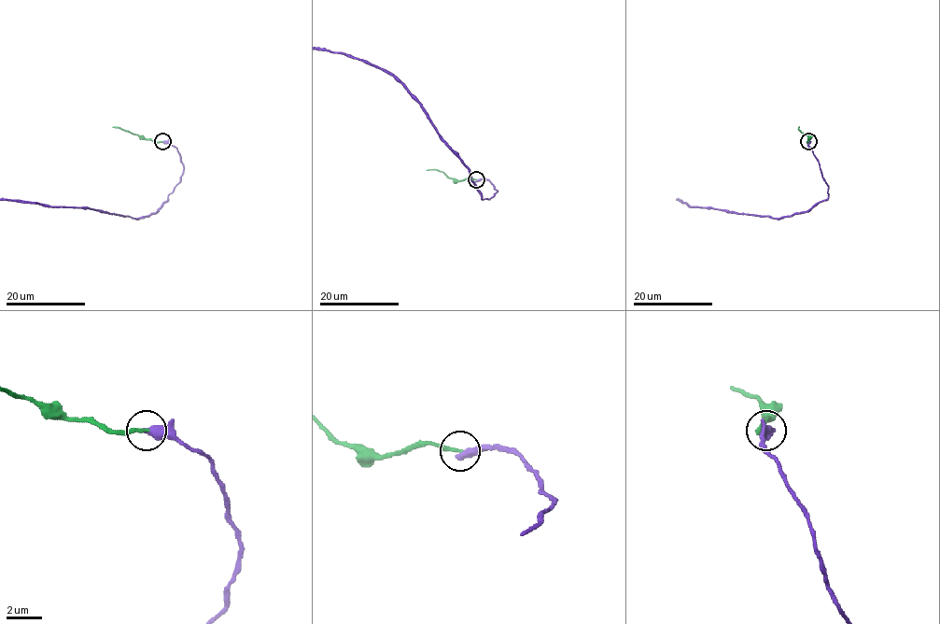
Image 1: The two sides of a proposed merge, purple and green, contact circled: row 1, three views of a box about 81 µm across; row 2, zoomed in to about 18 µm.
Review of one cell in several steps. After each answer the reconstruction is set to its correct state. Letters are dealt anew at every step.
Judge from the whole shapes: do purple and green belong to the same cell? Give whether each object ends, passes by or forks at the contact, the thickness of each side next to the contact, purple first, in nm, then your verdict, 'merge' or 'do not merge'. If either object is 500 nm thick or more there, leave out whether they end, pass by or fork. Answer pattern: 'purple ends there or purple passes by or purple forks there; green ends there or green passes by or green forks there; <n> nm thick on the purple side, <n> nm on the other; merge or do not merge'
550 nm thick on the purple side, 200 nm on the other; merge

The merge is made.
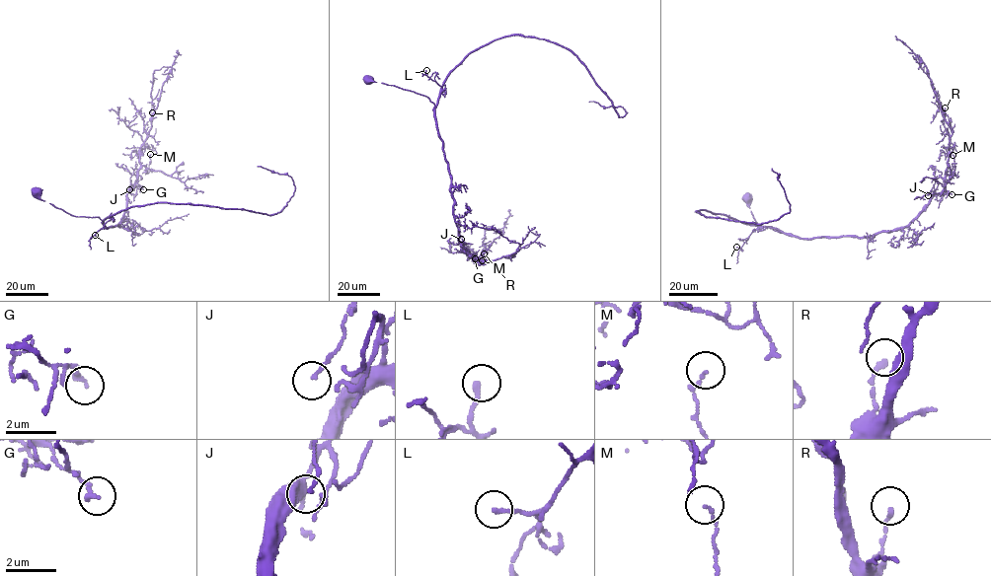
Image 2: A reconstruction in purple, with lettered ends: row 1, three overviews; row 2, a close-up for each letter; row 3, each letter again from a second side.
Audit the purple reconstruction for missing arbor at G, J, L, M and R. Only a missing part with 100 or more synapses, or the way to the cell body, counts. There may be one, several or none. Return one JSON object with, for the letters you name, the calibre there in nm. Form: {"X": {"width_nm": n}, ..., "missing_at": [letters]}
{"missing_at": []}

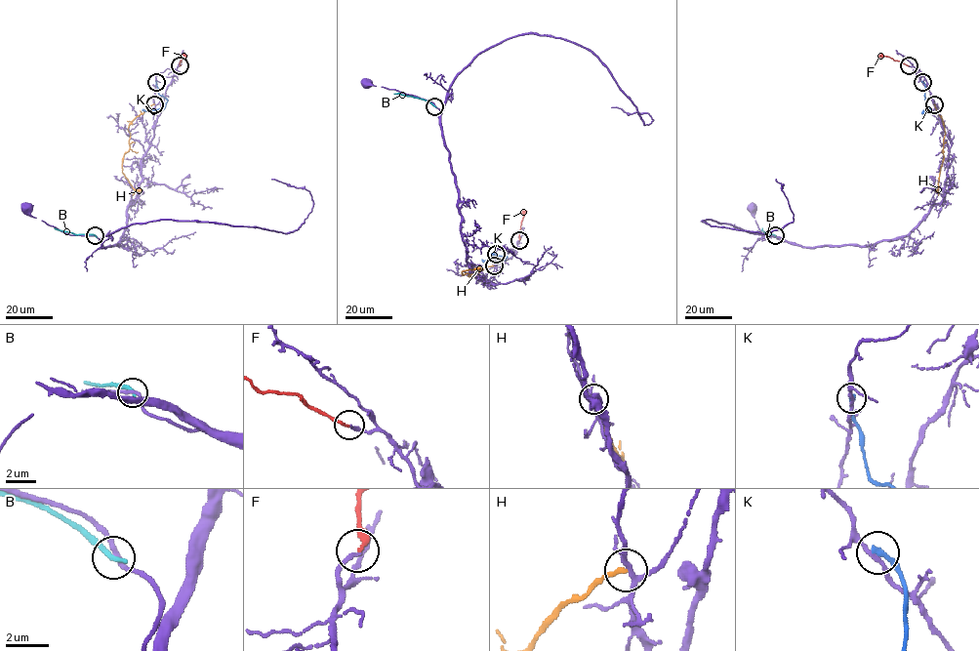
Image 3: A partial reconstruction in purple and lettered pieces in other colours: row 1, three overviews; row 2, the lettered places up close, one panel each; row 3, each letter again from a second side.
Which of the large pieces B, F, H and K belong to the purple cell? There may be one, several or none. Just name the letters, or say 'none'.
none

